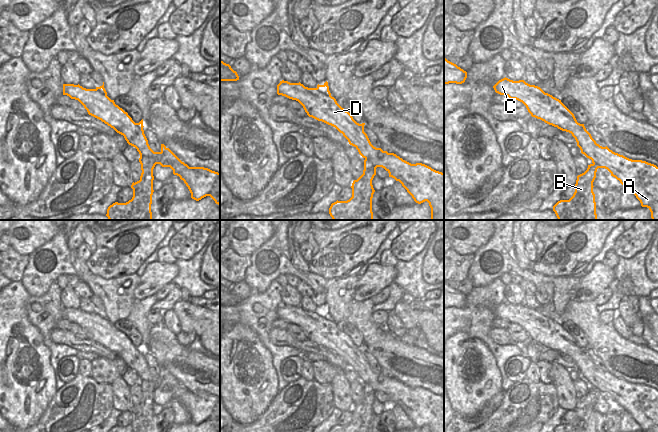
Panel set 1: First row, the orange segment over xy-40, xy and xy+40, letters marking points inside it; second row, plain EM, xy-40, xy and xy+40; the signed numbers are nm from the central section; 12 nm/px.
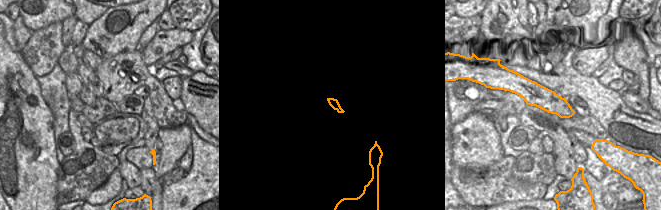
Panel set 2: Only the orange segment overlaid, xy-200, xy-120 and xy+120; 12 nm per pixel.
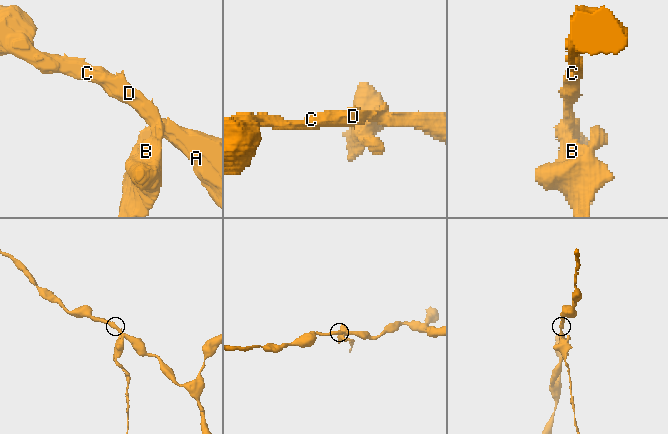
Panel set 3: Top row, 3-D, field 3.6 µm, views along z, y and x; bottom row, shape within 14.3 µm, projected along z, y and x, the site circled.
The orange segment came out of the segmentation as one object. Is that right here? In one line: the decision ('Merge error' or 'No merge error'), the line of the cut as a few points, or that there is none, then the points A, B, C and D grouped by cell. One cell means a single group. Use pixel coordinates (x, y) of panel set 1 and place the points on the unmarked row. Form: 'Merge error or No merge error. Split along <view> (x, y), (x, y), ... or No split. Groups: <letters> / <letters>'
Merge error. Split along xy-40 (140, 379), (154, 381), (157, 387). Groups: A C D / B.

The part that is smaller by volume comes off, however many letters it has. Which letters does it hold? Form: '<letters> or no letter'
B.

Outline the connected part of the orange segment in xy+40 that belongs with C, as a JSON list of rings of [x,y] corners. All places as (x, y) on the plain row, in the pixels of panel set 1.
[[[508,302],[499,304],[494,310],[496,317],[508,320],[522,326],[532,341],[557,351],[562,355],[572,358],[580,372],[581,377],[592,384],[593,388],[607,393],[611,400],[627,411],[640,425],[642,431],[658,432],[658,391],[642,384],[632,384],[623,379],[613,376],[607,370],[602,371],[596,367],[584,348],[577,346],[574,338],[561,326],[561,324],[545,317],[540,311],[530,309],[524,304],[513,305]]]

